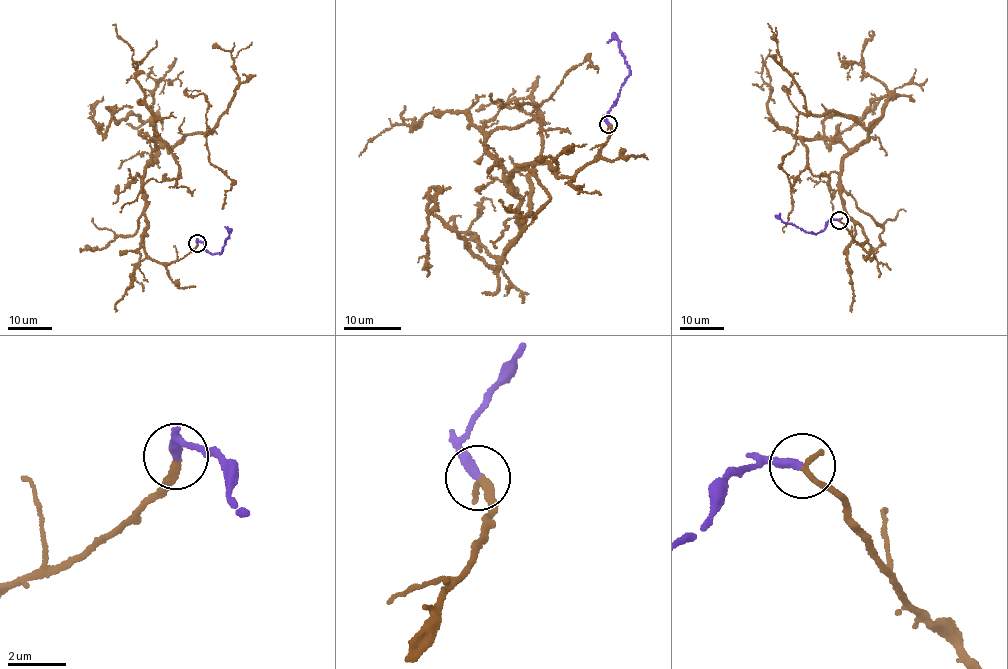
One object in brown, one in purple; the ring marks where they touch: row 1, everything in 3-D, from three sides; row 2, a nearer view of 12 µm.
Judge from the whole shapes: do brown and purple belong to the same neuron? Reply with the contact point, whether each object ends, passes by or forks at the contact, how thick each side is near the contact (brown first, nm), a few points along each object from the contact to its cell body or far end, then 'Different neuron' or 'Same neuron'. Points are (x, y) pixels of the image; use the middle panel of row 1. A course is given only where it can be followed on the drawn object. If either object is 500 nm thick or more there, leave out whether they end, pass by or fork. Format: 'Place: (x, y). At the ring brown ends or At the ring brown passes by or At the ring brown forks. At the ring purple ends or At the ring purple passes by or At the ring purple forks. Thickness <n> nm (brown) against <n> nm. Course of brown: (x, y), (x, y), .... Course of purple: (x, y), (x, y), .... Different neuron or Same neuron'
Place: (608, 124). At the ring brown ends. At the ring purple ends. Thickness 240 nm (brown) against 320 nm. Course of brown: (609, 125), (574, 176), (536, 162), (507, 177), (519, 230), (495, 267), (430, 211), (436, 189), (428, 262). Course of purple: (609, 125), (607, 112), (618, 96), (629, 65), (620, 42), (614, 38), (607, 43). Same neuron

